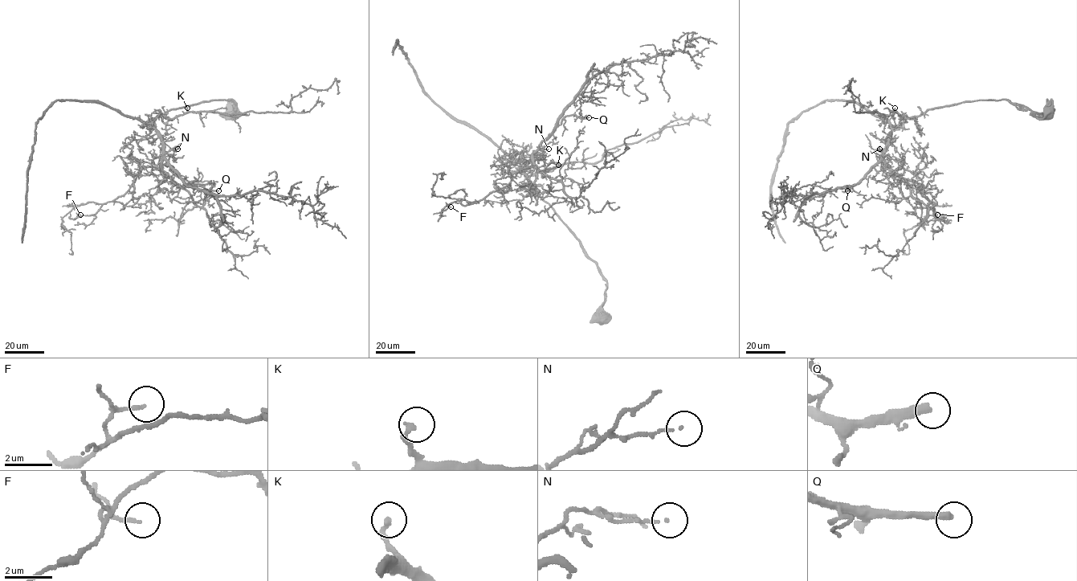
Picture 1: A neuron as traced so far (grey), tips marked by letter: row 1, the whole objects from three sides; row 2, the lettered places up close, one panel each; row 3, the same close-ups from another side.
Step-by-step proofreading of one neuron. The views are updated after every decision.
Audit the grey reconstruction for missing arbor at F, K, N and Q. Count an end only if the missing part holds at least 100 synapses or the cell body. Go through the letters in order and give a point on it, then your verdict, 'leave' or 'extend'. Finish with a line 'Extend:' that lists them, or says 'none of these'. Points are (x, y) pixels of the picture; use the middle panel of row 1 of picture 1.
F: (450, 206) | leave
K: (558, 165) | leave
N: (548, 149) | leave
Q: (589, 117) | extend
Extend: Q

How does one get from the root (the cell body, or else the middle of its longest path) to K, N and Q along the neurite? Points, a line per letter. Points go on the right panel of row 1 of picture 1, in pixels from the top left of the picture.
K: (1047, 112), (1038, 119), (1028, 108), (1005, 100), (962, 102), (902, 118), (895, 108)
N: (1047, 112), (1038, 119), (1028, 108), (1005, 100), (937, 107), (907, 117), (891, 131), (886, 150), (879, 149)
Q: (1047, 112), (1038, 119), (1005, 100), (978, 100), (907, 117), (891, 131), (883, 156), (847, 190)

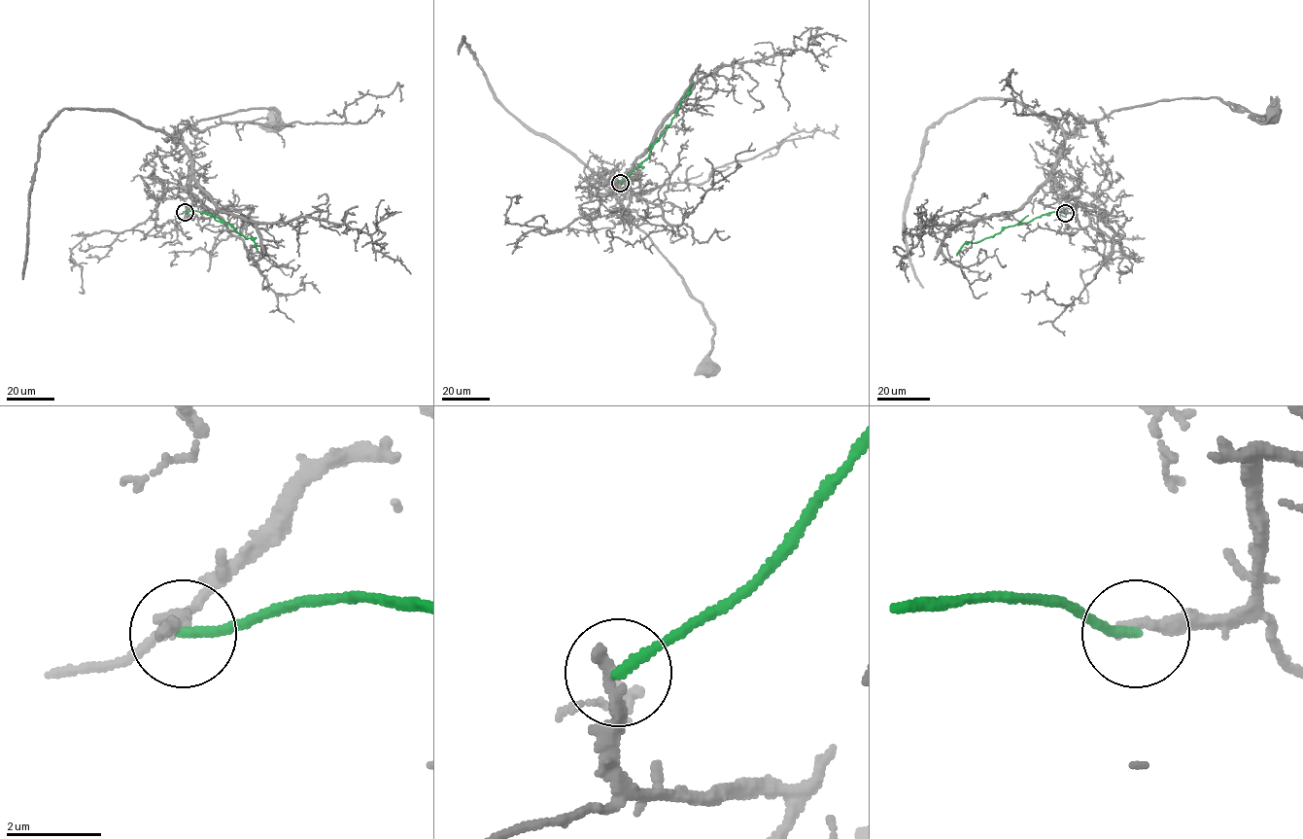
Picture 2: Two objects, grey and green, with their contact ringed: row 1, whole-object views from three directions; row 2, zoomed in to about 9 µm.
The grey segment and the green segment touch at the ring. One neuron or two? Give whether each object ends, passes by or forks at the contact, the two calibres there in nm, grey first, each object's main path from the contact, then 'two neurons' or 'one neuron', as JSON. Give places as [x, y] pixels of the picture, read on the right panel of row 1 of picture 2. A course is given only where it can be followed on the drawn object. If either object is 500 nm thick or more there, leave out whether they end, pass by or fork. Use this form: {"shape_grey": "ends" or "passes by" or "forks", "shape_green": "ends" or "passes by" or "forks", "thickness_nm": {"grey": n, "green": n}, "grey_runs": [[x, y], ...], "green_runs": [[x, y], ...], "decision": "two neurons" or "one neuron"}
{"shape_grey": "ends", "shape_green": "ends", "thickness_nm": {"grey": 320, "green": 200}, "grey_runs": [[1066, 213], [1103, 216], [1054, 175], [1084, 122], [1179, 98], [1271, 114]], "green_runs": [[1066, 214], [1053, 212], [1004, 227], [1000, 232], [976, 242], [966, 242], [956, 255]], "decision": "two neurons"}

